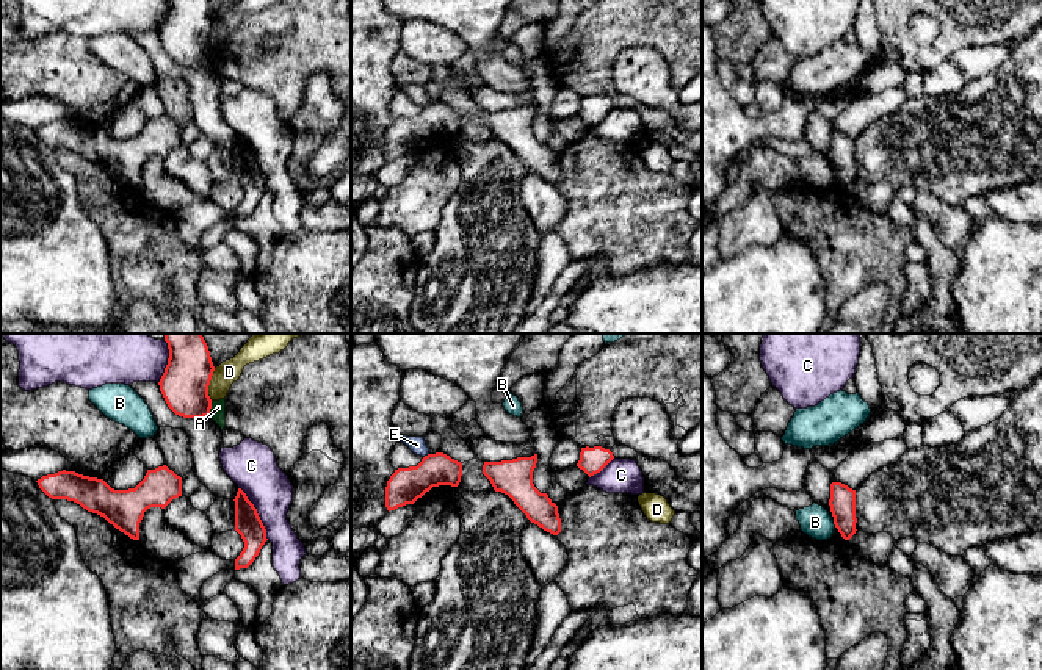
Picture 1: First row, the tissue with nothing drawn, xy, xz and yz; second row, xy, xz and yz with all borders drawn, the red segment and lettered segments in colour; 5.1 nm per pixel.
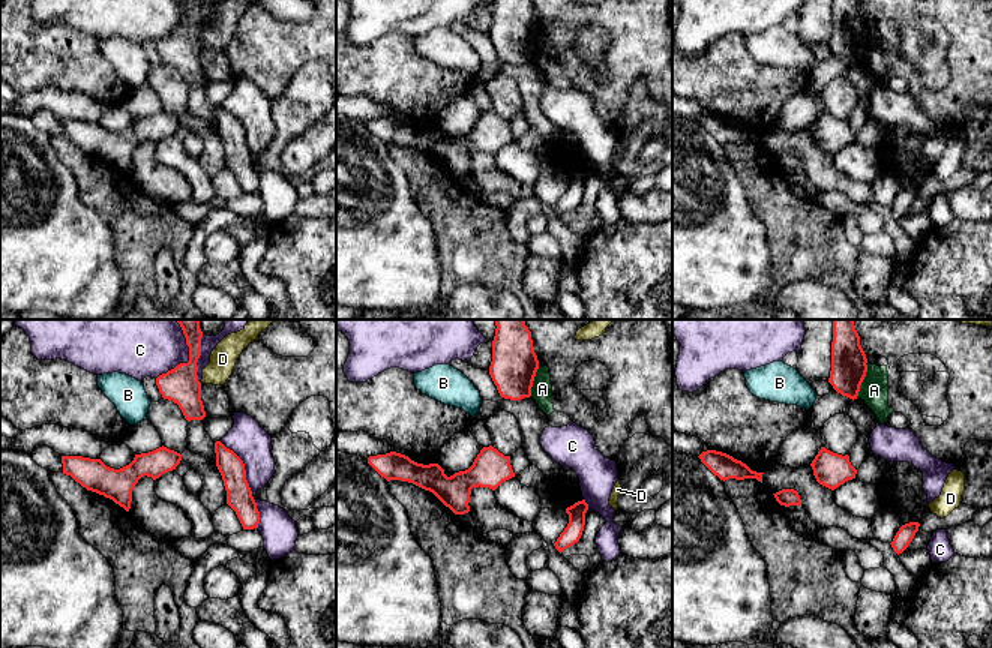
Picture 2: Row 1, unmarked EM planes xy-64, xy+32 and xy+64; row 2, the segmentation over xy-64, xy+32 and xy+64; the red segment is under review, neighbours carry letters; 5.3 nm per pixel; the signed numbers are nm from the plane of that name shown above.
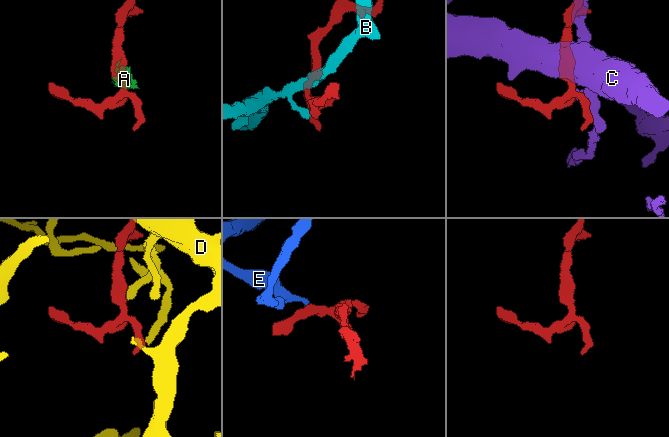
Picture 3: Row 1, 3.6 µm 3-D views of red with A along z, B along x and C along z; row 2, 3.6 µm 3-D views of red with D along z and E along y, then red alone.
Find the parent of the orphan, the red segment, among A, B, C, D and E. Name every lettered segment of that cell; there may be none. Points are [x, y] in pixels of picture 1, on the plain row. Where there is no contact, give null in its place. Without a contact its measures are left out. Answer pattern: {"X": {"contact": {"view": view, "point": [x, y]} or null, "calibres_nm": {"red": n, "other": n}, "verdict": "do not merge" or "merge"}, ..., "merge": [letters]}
{"A": {"contact": {"view": "xy", "point": [210, 57]}, "calibres_nm": {"red": 240, "other": 80}, "verdict": "do not merge"}, "B": {"contact": {"view": "yz", "point": [834, 172]}, "calibres_nm": {"red": 130, "other": 160}, "verdict": "do not merge"}, "C": {"contact": {"view": "xy", "point": [257, 163]}, "calibres_nm": {"red": 140, "other": 240}, "verdict": "do not merge"}, "D": {"contact": {"view": "xy", "point": [209, 33]}, "calibres_nm": {"red": 240, "other": 120}, "verdict": "do not merge"}, "E": {"contact": {"view": "xz", "point": [425, 105]}, "calibres_nm": {"red": 180, "other": 90}, "verdict": "merge"}, "merge": ["E"]}

